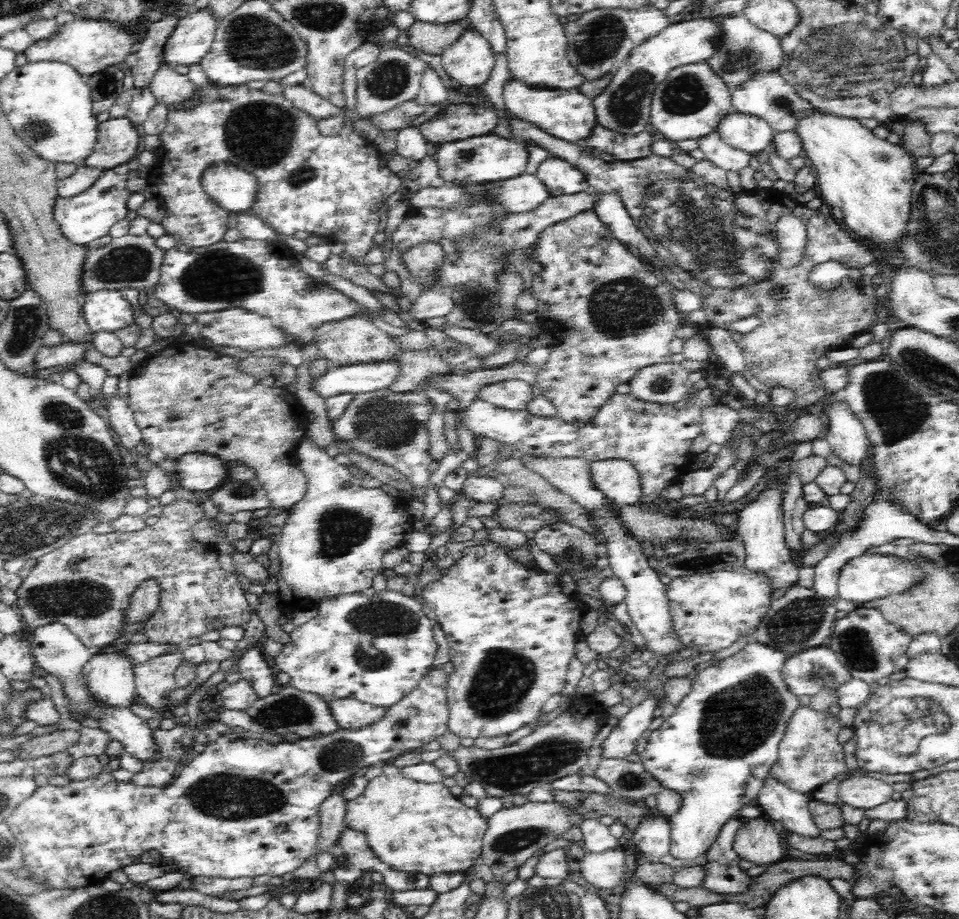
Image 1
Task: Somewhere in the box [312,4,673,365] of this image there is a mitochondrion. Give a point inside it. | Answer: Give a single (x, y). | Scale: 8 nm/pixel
(624, 307)

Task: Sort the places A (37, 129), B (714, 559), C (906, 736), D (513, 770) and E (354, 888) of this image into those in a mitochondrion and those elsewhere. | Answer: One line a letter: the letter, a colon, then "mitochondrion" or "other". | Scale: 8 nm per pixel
A: mitochondrion
B: mitochondrion
C: mitochondrion
D: mitochondrion
E: other

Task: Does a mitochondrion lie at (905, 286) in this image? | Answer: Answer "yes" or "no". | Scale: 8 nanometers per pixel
no

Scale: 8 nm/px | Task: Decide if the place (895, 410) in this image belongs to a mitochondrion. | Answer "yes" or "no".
yes

